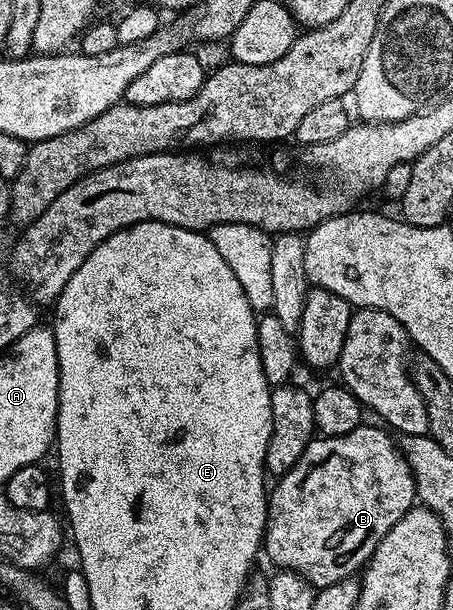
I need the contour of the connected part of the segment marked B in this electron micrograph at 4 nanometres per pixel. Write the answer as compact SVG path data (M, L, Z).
M360 424L357 428L353 428L353 432L336 438L312 437L311 443L305 448L305 452L301 452L301 460L297 460L297 464L293 464L291 471L276 481L279 483L276 484L275 490L273 486L267 500L267 529L263 535L265 554L268 554L276 562L274 565L278 569L297 572L305 581L310 582L316 588L332 586L341 580L358 575L370 562L371 553L377 548L377 544L383 539L385 532L389 532L389 528L393 528L393 524L397 524L397 520L401 520L401 516L405 516L417 502L415 481L411 475L407 459L404 458L403 451L399 449L396 439L394 437L391 439L390 436L392 437L392 435L382 425L367 425Z

